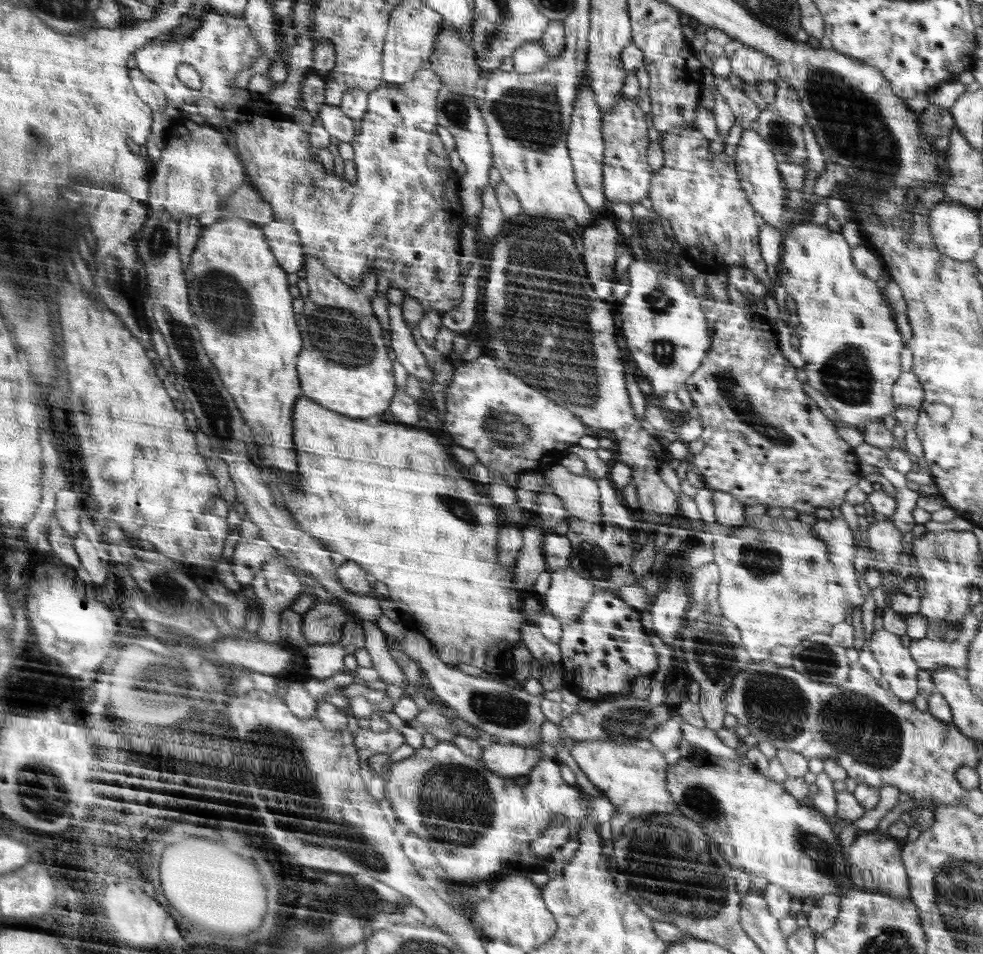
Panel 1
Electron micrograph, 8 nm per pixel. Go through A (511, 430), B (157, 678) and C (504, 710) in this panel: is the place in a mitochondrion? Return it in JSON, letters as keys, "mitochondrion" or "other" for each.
{"A":"mitochondrion","B":"other","C":"mitochondrion"}

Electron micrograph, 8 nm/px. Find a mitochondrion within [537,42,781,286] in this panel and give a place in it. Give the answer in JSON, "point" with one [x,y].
{"point":[653,238]}

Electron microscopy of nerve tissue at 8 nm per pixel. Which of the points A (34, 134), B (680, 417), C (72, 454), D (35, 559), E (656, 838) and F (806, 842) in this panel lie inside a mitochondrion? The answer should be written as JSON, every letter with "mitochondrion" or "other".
{"A":"mitochondrion","B":"other","C":"other","D":"other","E":"mitochondrion","F":"mitochondrion"}

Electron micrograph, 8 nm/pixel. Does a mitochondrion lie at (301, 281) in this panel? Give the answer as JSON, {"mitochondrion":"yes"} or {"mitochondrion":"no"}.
{"mitochondrion":"no"}

